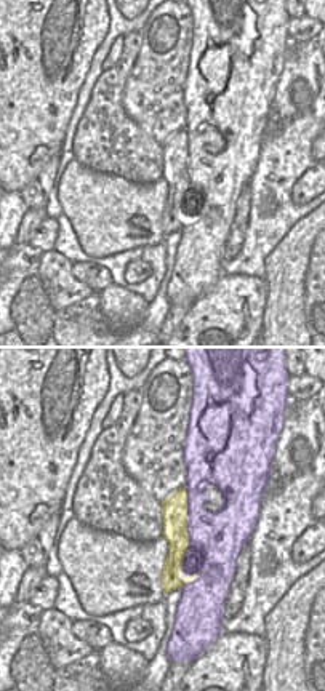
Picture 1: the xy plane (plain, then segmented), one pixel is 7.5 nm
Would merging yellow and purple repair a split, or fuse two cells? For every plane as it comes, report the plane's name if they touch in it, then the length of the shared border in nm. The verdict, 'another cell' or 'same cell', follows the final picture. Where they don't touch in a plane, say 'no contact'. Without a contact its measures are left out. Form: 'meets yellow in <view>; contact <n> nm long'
meets yellow in xy; contact 750 nm long

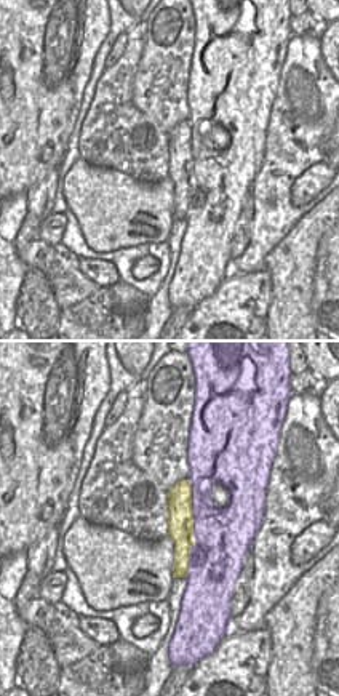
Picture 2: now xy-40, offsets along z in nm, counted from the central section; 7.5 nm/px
meets yellow in xy-40; contact 750 nm long

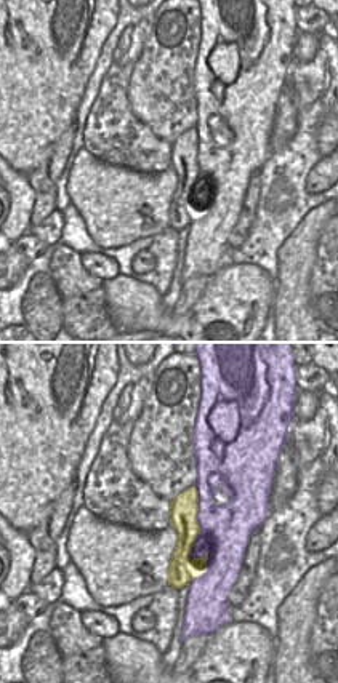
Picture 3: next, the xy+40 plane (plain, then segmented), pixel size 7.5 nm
meets yellow in xy+40; contact 750 nm long

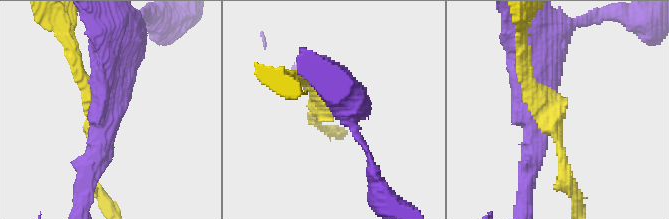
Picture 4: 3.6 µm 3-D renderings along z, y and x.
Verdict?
another cell

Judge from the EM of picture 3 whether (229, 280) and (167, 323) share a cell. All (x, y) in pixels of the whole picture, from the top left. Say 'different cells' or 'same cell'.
same cell

